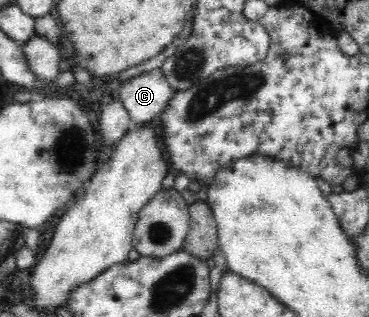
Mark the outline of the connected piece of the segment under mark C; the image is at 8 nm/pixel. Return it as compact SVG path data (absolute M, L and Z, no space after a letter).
M160 68L135 75L119 87L119 101L130 119L145 124L168 106L174 91Z

